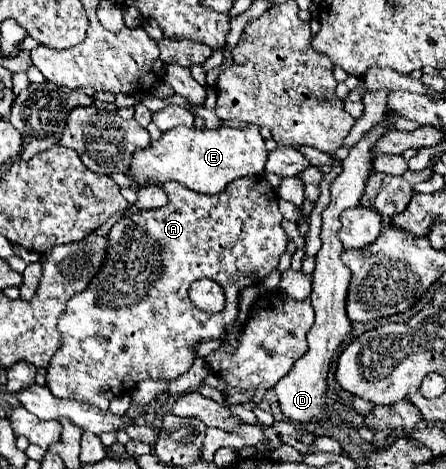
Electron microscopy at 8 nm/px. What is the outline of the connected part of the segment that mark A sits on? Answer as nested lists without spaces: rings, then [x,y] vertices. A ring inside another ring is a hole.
[[[260,175],[260,177],[240,177],[236,181],[232,181],[222,193],[218,195],[202,195],[202,193],[196,193],[196,191],[190,191],[186,189],[184,185],[180,183],[164,183],[162,185],[166,195],[168,195],[168,205],[166,207],[160,207],[160,209],[150,209],[150,211],[138,211],[138,213],[128,213],[126,217],[122,217],[108,233],[108,239],[110,239],[110,247],[108,247],[108,255],[106,255],[106,261],[104,261],[104,267],[100,269],[100,273],[96,275],[96,279],[92,279],[92,283],[88,285],[86,291],[74,295],[68,303],[66,303],[66,311],[64,315],[60,317],[58,321],[58,331],[62,333],[62,349],[50,359],[50,365],[46,369],[46,387],[52,391],[54,397],[58,399],[74,399],[74,401],[80,401],[80,403],[88,403],[88,405],[96,405],[100,409],[108,409],[110,401],[114,397],[120,397],[120,395],[128,395],[130,389],[144,381],[144,379],[164,379],[164,381],[172,381],[180,375],[184,375],[196,355],[194,355],[194,345],[204,341],[204,339],[218,339],[224,331],[226,325],[234,323],[236,321],[236,315],[238,315],[238,295],[244,287],[248,285],[258,285],[264,281],[264,277],[278,265],[278,259],[280,255],[286,251],[286,245],[288,245],[288,235],[284,233],[280,221],[282,221],[282,213],[278,211],[278,197],[276,197],[276,191],[268,185],[268,181]],[[198,279],[214,279],[216,283],[220,283],[220,287],[224,289],[224,297],[226,297],[226,303],[224,303],[224,311],[220,313],[204,313],[200,309],[194,307],[194,303],[190,301],[188,297],[188,289],[194,281]]]

